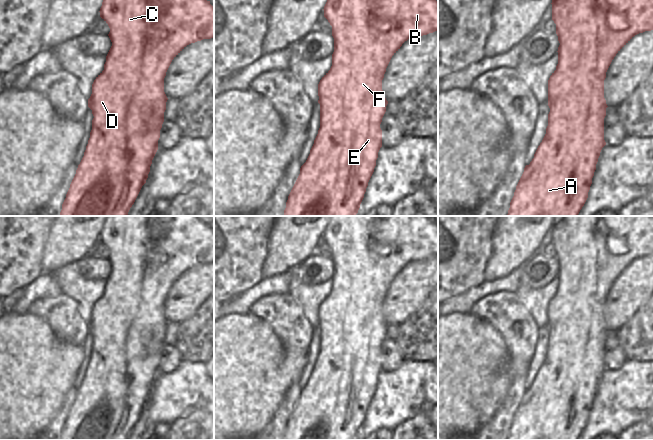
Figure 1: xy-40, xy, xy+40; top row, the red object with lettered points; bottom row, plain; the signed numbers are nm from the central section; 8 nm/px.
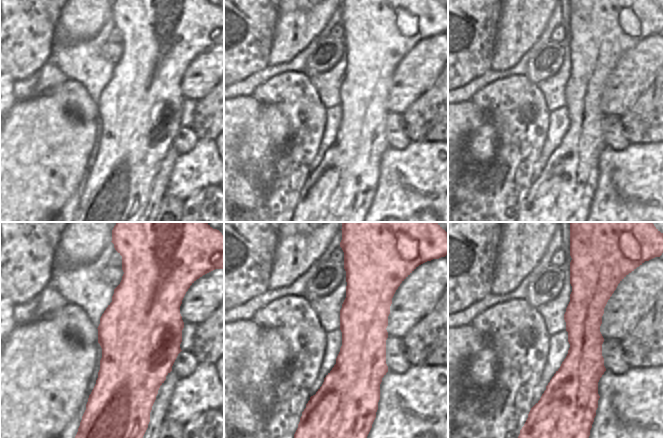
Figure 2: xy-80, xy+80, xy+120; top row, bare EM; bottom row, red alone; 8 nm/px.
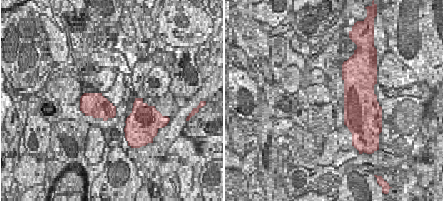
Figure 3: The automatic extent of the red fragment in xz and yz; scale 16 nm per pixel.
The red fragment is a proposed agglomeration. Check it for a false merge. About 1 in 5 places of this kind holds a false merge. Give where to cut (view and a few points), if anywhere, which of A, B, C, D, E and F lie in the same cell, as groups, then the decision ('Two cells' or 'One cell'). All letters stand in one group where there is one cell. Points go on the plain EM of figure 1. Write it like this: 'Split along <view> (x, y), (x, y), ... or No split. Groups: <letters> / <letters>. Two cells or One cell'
No split. Groups: A B C D E F. One cell

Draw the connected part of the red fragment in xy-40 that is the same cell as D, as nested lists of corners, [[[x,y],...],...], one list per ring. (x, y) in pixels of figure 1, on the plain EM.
[[[108,216],[100,232],[100,241],[108,248],[108,258],[112,270],[106,280],[104,294],[92,308],[92,318],[88,323],[88,331],[94,340],[90,362],[84,380],[78,389],[76,398],[70,408],[66,422],[62,428],[60,440],[128,440],[142,410],[146,407],[152,384],[158,374],[160,354],[164,346],[164,336],[168,324],[164,316],[164,302],[172,284],[189,268],[214,261],[214,231],[210,225],[203,223],[197,216]]]

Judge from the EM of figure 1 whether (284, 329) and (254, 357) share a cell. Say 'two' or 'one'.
two

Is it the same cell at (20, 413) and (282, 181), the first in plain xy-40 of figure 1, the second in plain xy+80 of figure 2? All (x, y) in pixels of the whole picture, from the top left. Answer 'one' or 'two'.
two

